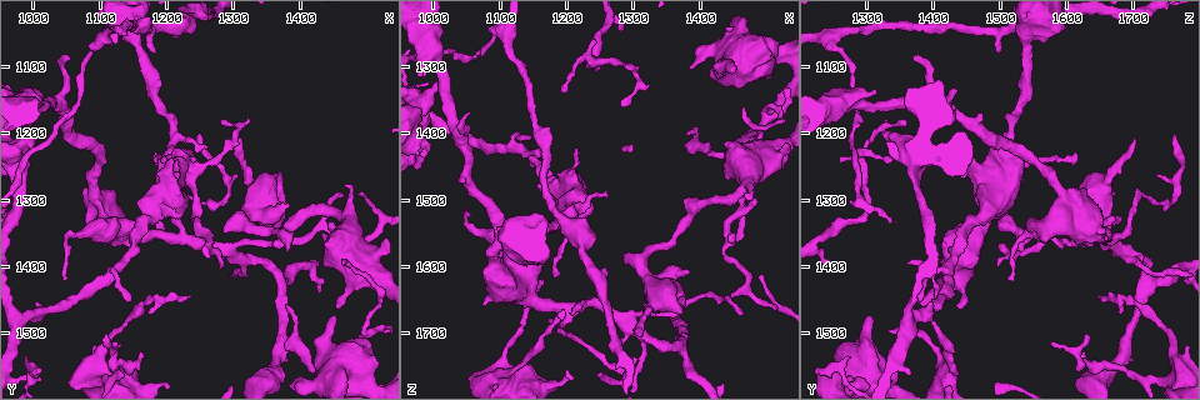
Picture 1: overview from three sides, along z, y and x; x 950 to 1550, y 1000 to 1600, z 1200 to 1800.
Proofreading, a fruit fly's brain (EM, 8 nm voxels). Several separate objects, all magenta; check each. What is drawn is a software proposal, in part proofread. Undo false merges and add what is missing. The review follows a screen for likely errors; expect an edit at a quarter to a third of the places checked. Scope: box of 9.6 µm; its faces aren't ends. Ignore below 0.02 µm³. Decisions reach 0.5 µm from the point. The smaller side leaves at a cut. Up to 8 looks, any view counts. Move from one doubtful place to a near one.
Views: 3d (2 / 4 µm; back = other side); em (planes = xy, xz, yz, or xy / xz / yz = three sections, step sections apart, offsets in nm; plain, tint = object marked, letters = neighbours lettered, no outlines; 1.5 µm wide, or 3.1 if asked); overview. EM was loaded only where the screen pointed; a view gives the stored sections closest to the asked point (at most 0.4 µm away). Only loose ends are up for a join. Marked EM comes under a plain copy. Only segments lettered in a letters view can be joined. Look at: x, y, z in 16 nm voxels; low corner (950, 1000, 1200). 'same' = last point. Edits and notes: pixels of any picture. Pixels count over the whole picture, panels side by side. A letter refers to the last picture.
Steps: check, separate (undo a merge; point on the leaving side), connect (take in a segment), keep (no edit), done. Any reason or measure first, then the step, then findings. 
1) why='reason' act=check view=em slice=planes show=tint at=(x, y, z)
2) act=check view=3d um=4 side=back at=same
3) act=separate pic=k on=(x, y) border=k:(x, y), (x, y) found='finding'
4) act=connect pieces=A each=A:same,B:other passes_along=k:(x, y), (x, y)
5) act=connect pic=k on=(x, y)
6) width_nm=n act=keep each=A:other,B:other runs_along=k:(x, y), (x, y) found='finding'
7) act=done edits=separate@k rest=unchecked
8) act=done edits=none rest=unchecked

why='narrows sharply' act=check view=em slice=xy step=4 show=tint at=(1365, 1345, 1555)

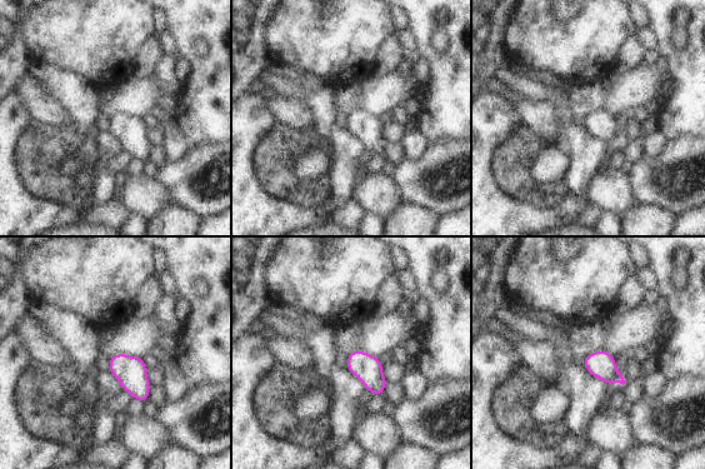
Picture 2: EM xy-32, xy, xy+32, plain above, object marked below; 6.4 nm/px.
why='another direction' act=check view=em slice=planes show=letters at=same

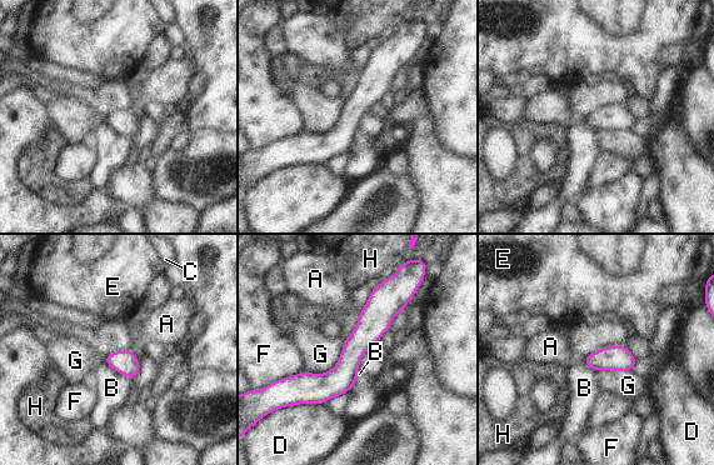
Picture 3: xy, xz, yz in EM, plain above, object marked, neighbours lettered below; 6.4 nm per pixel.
longest_contact=G:320nm act=keep each=A:other,B:other,C:other,D:other,E:other,F:other,G:other,H:other found='continuous, no second neuron'

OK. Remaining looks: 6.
why='thick end' act=check view=em slice=xy step=8 show=letters at=(1215, 1240, 1425)

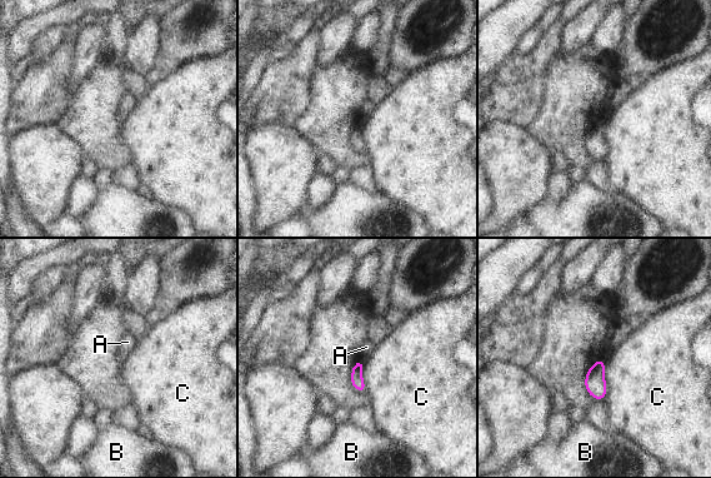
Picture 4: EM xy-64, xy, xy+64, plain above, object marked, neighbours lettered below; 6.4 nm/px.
why='another direction' act=check view=em slice=planes show=letters at=same

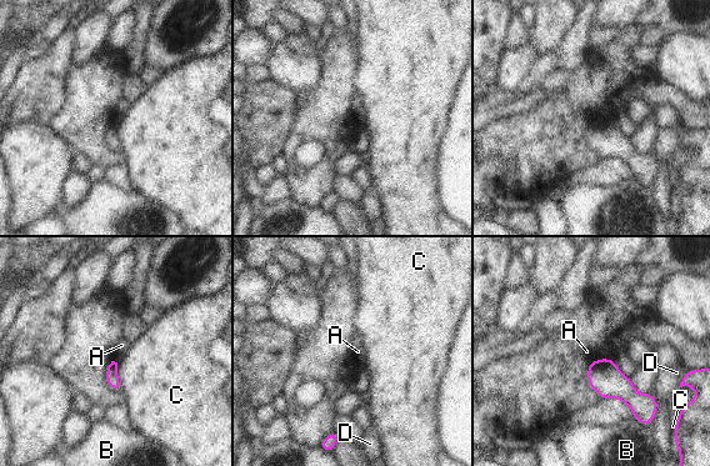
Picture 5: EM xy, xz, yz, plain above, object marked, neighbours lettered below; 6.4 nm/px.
act=keep each=A:other,B:other,C:other,D:other border=5:(113, 360), (116, 362) found='none of them fits'

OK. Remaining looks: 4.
why='free end' act=check view=3d um=2 at=(1285, 1180, 1360)

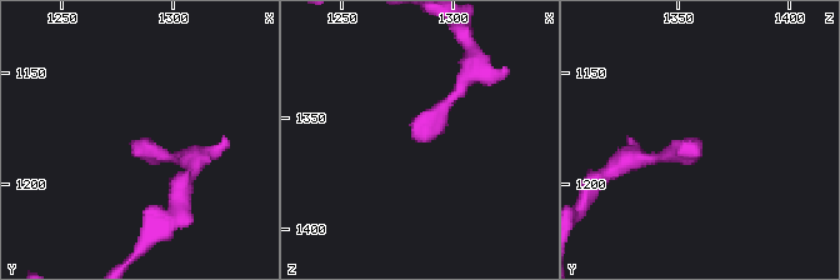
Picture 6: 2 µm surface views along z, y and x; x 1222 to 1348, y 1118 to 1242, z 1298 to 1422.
why='shape alone is not enough' act=check view=em slice=planes show=letters at=(1285, 1181, 1360)

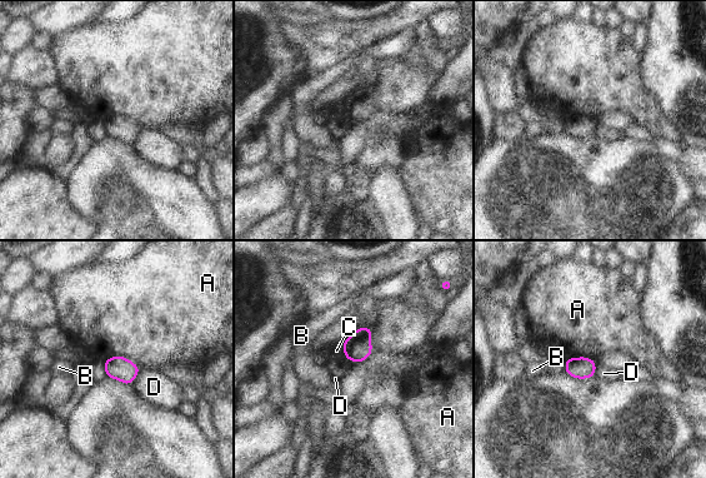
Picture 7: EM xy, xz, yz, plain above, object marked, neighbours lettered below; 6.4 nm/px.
act=keep each=A:other,B:other,C:other,D:other border=7:(104, 358), (123, 355), (141, 368) found='no lettered segment goes on from it'

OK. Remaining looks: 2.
act=done edits=none rest=unchecked

